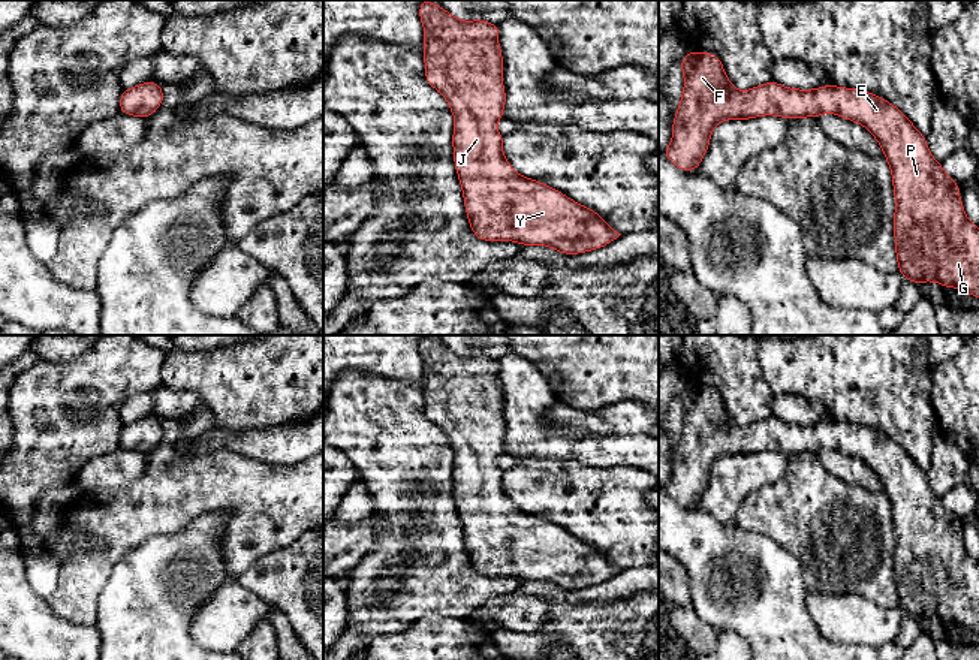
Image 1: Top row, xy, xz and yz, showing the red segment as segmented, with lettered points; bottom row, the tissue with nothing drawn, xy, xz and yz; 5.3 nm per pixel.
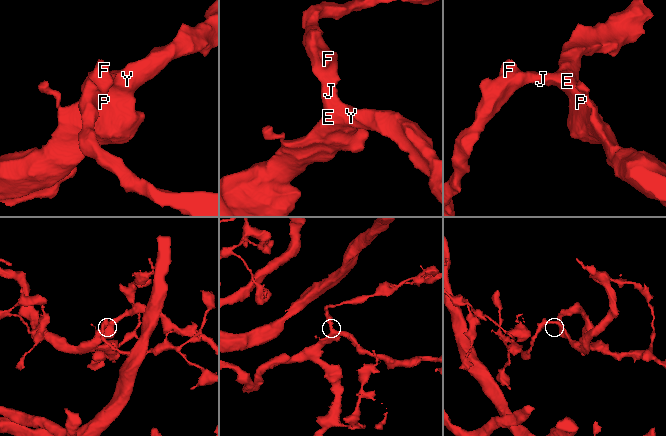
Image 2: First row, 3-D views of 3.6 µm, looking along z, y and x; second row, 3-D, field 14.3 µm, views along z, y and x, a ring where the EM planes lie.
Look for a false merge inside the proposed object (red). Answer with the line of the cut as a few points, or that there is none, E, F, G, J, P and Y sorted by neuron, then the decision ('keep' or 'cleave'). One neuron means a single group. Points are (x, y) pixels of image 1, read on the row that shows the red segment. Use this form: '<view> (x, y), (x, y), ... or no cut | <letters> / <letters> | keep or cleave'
no cut | E F G J P Y | keep

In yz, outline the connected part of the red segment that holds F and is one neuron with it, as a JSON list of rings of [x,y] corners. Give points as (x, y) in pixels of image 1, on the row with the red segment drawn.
[[[690,51],[680,61],[684,75],[684,90],[672,123],[672,142],[662,153],[680,171],[698,171],[699,163],[707,154],[713,129],[723,120],[748,120],[762,115],[775,115],[787,120],[801,117],[817,118],[820,114],[831,112],[859,123],[882,145],[883,156],[892,172],[895,195],[894,236],[898,272],[916,284],[921,281],[939,281],[945,289],[952,286],[963,293],[979,298],[979,224],[972,223],[966,217],[958,193],[960,184],[943,171],[942,163],[931,156],[925,136],[895,105],[873,93],[837,85],[798,90],[786,88],[781,84],[769,81],[754,88],[739,91],[729,82],[720,58],[714,52]]]

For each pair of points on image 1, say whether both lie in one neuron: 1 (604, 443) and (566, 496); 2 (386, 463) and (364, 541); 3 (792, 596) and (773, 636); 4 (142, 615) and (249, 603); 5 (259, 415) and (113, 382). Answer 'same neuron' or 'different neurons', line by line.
1: different neurons
2: different neurons
3: same neuron
4: different neurons
5: different neurons

